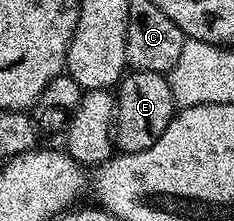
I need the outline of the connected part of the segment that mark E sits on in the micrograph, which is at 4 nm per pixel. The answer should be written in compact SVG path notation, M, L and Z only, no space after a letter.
M140 69L128 72L117 86L114 144L125 153L136 153L145 151L145 147L153 147L153 143L157 143L165 127L169 127L176 112L177 106L171 90L171 82L164 74Z

